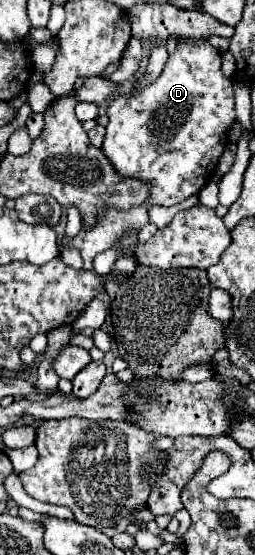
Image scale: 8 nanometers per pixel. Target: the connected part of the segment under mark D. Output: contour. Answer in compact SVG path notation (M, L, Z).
M181 40L175 48L175 52L169 56L163 72L159 78L135 92L119 94L115 96L109 106L107 106L107 134L103 142L103 152L109 156L113 162L115 170L121 176L131 176L139 180L147 180L153 184L149 200L141 208L131 208L129 212L103 212L103 220L91 232L79 232L75 238L63 236L61 244L73 244L81 250L83 256L83 268L89 270L93 264L93 258L99 252L109 250L113 244L117 244L123 236L125 230L129 228L143 228L149 218L147 218L147 206L149 204L161 204L161 206L173 206L189 198L191 194L199 192L203 184L207 182L207 176L215 170L219 156L225 150L225 138L227 130L235 122L235 98L233 98L233 80L227 78L221 72L221 52L213 48L207 40Z

